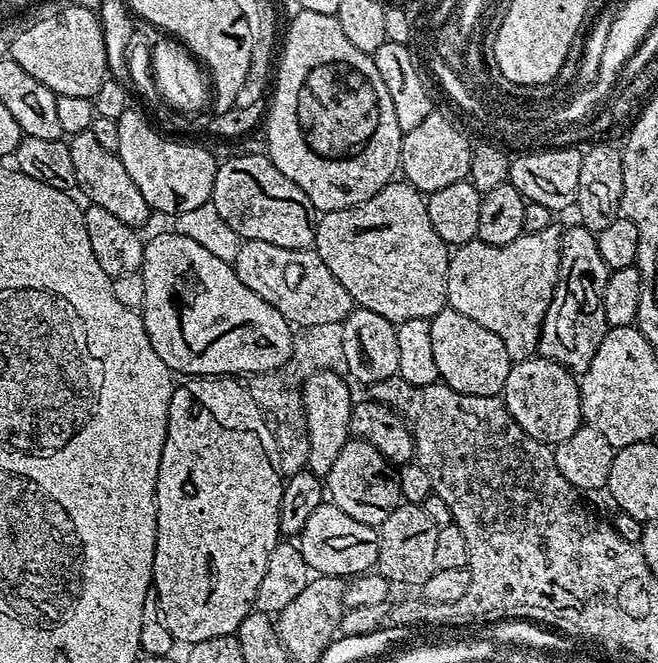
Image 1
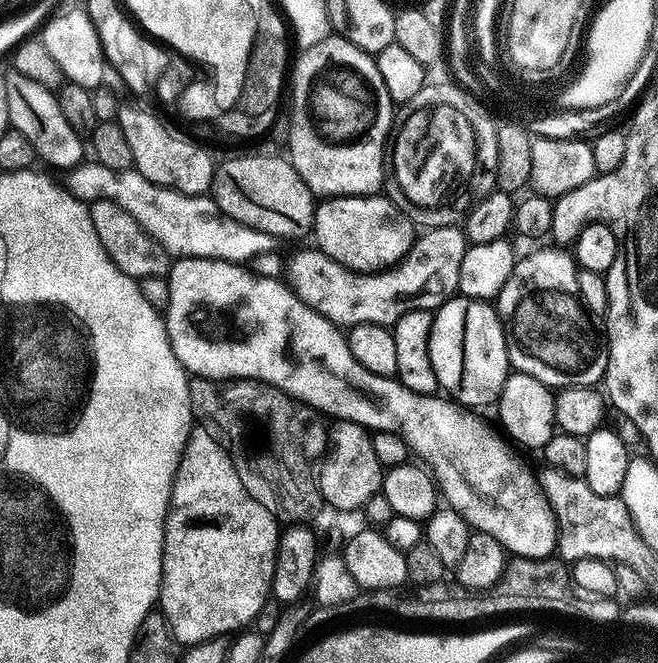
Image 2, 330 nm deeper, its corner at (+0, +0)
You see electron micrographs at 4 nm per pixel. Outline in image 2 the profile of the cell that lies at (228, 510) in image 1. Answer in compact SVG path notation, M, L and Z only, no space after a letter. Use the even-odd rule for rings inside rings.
M201 426L193 427L176 471L172 497L168 503L158 608L166 618L172 637L180 646L202 643L216 636L228 636L247 629L255 621L258 610L269 603L272 591L281 529L275 515L271 511L268 513L252 497L222 445L219 439L208 436Z

